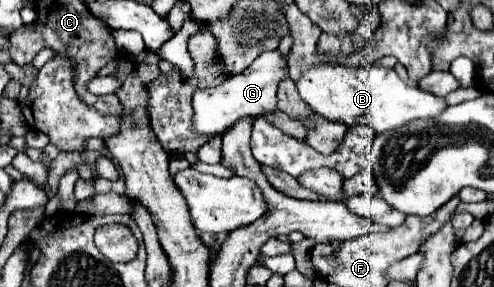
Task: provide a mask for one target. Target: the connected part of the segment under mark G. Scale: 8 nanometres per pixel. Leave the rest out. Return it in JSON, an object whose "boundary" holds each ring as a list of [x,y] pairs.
{"boundary":[[[278,48],[272,52],[262,54],[258,60],[254,60],[246,72],[232,76],[224,84],[208,90],[196,90],[194,94],[194,128],[200,134],[220,134],[228,126],[232,126],[238,118],[252,116],[256,118],[258,114],[264,112],[274,112],[278,110],[276,106],[276,86],[288,72],[288,62],[286,54],[282,54]]]}

